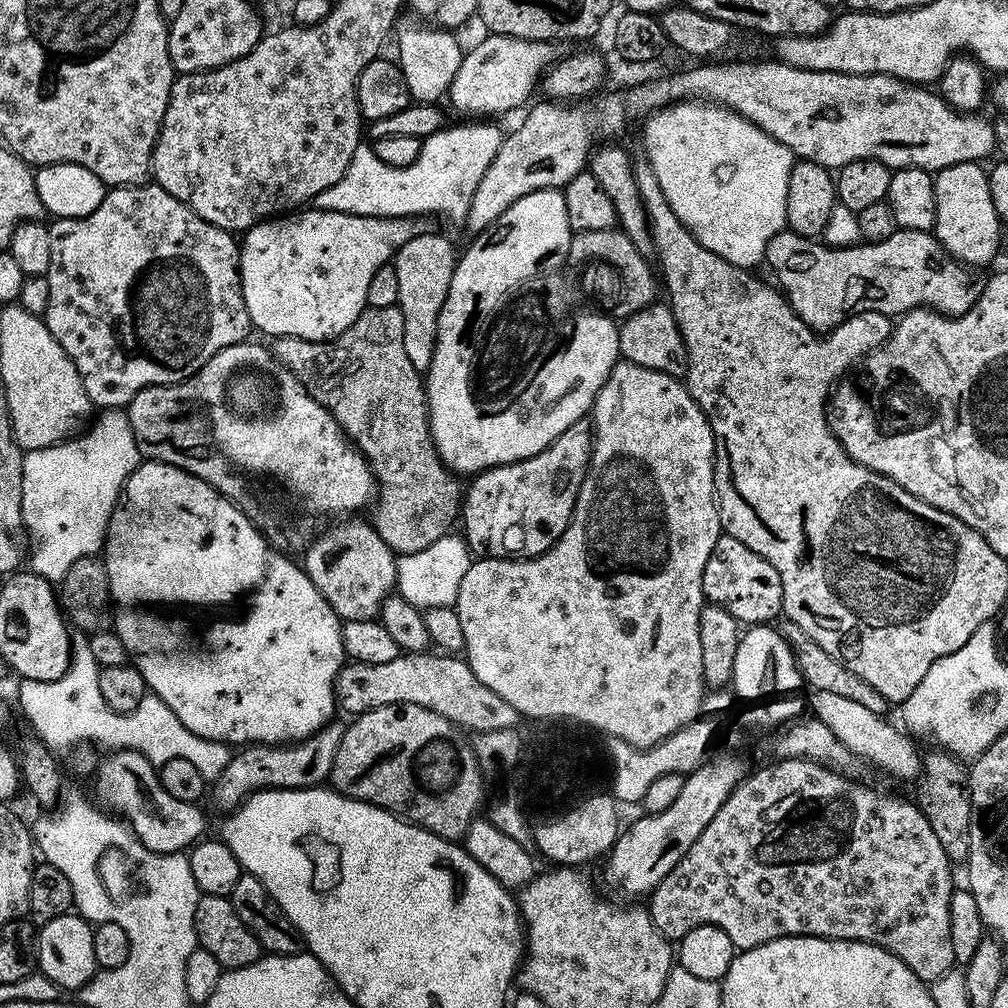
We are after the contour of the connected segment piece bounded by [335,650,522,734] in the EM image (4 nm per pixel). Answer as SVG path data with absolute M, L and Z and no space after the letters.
M425 650L402 654L391 662L348 662L336 675L335 685L337 705L351 714L369 712L387 704L413 704L442 714L442 718L472 734L516 728L522 720L510 702L494 694L490 686L478 682L478 674L470 670L467 659L456 654Z

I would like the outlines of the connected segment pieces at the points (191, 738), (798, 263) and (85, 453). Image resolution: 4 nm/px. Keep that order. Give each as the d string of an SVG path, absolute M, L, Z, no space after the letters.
M76 634L71 637L72 661L62 674L62 678L50 682L38 682L37 680L21 679L20 683L20 708L28 719L28 724L33 733L39 736L40 741L50 749L59 748L71 749L73 746L95 746L101 744L104 750L135 750L142 753L151 764L161 766L170 759L189 759L196 764L198 770L203 774L218 774L226 770L226 766L232 761L233 749L222 740L207 740L182 726L178 714L162 702L162 698L146 694L138 706L134 706L132 712L115 712L110 710L106 698L102 698L102 690L98 690L98 678L100 677L100 665L88 648L89 637L84 634Z
M900 228L885 240L857 242L851 247L831 247L824 242L785 230L770 238L764 251L764 260L772 267L777 280L775 283L792 305L792 309L800 315L802 322L806 322L806 326L810 326L818 334L830 332L843 320L863 312L881 312L899 318L915 308L932 308L944 316L961 316L966 314L966 310L970 310L970 306L974 306L974 302L978 302L985 286L982 276L980 280L976 273L979 271L955 260L932 232L919 232L909 228Z
M104 410L99 415L91 421L92 429L90 424L83 434L77 434L65 440L63 444L55 444L49 448L34 448L24 452L23 527L28 528L33 538L37 540L30 568L53 586L62 582L66 572L76 560L87 556L95 557L103 549L108 535L108 524L112 521L113 510L120 502L124 484L128 480L128 475L142 460L134 438L134 430L128 421L127 411Z

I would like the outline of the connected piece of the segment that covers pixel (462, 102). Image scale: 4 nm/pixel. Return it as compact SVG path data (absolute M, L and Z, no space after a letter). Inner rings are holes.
M489 33L485 37L476 46L465 51L460 68L446 95L447 101L450 100L453 108L462 114L500 114L520 107L531 96L533 90L536 90L546 70L562 54L559 50L561 47L555 41L520 39L496 33Z

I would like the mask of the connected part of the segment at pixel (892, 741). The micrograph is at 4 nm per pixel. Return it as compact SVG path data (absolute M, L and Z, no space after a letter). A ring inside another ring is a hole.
M813 689L809 693L808 708L813 717L822 721L836 736L838 741L847 748L853 757L862 757L874 762L890 775L902 780L915 781L922 772L922 754L918 752L912 739L905 731L901 732L888 724L879 713L851 701L850 698L831 693L830 690Z

